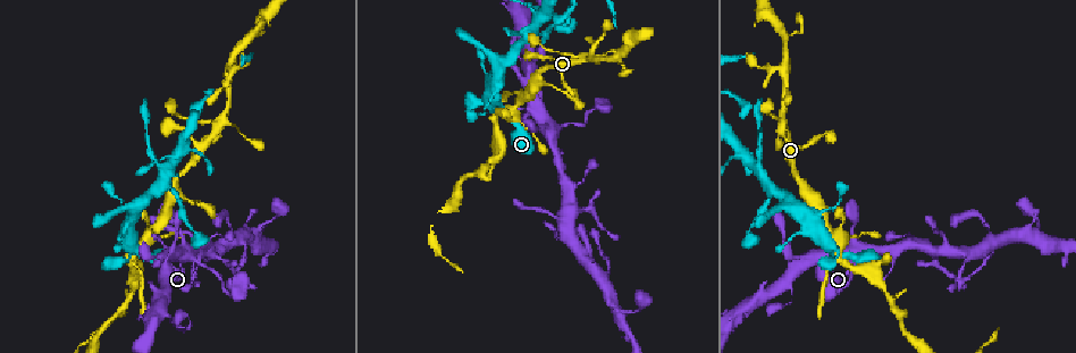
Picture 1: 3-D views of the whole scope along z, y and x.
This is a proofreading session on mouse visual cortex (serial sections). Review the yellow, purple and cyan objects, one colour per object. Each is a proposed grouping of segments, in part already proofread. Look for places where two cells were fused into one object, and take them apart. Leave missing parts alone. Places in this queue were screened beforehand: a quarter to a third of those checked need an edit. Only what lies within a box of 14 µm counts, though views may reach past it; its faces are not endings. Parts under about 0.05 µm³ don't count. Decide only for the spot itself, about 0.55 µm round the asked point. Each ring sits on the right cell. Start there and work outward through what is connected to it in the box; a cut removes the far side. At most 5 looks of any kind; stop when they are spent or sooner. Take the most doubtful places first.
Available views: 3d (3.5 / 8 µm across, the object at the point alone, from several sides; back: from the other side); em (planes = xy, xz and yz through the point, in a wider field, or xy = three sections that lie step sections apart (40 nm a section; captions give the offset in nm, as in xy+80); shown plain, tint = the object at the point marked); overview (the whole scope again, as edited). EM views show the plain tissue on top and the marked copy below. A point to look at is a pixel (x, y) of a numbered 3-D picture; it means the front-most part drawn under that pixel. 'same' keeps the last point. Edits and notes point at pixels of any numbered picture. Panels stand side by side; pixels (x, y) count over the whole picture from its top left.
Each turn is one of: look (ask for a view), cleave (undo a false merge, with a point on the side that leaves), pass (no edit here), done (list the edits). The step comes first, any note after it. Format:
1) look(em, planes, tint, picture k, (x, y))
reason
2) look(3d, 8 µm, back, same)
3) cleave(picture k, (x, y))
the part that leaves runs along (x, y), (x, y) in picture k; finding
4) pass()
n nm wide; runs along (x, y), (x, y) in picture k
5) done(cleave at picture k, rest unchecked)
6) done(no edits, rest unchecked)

look(3d, 8 µm, picture 1, (160, 184))
four or more arms meet

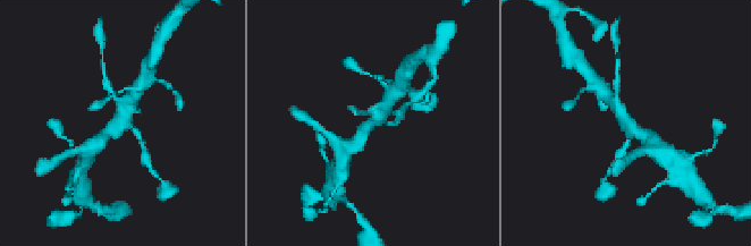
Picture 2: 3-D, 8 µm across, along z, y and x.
look(em, xy, step 5, tint, picture 2, (624, 122))
4 arms; arms of 150, 200, 350, 350 nm

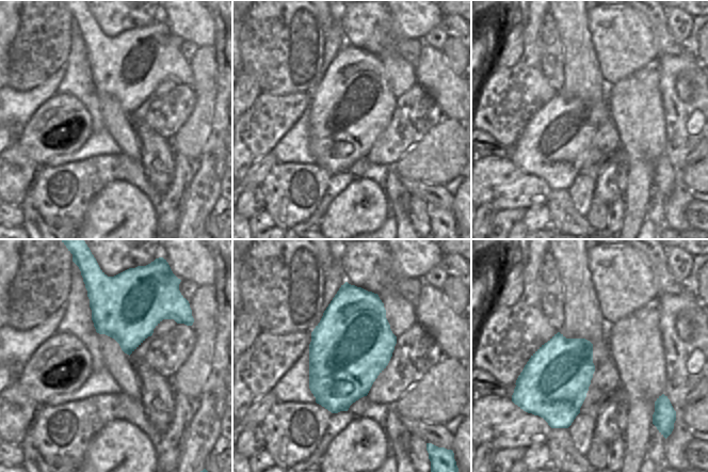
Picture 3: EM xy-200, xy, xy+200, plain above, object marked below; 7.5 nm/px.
pass()
600 nm wide; runs along (647, 138), (632, 128), (608, 96) in picture 2; all the same cell

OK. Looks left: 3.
look(3d, 3.5 µm, picture 1, (793, 261))
three-way junction

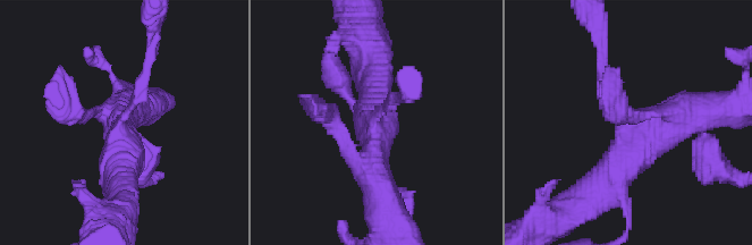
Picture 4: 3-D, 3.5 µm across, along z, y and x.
look(em, xy, step 5, tint, picture 4, (119, 130))
3 arms; arms of 200, 450, 500 nm; shape alone is not enough

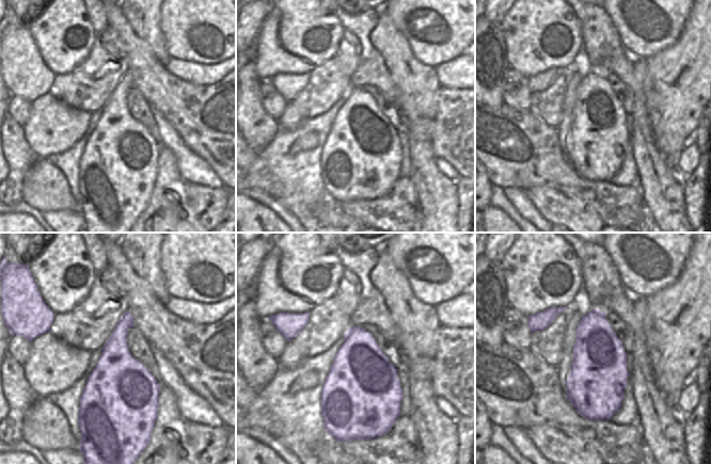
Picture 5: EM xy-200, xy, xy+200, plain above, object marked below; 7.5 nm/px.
pass()
runs along (706, 118), (667, 121), (581, 205) in picture 4; continuous, no second cell

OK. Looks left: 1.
done(no edits, rest unchecked)

